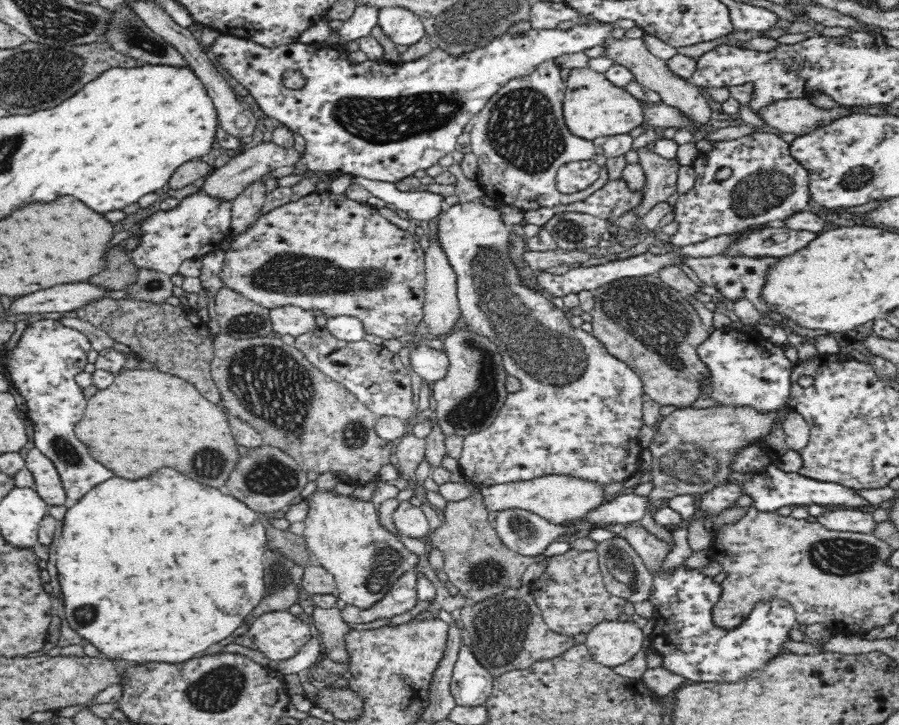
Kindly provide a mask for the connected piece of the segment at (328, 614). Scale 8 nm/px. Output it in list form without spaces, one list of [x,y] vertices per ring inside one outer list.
[[[308,595],[303,597],[303,600],[306,601],[306,609],[312,615],[318,634],[322,635],[321,642],[326,650],[324,656],[336,662],[348,663],[350,649],[348,649],[346,636],[355,629],[348,622],[343,622],[340,609],[336,607],[323,609],[312,604]]]

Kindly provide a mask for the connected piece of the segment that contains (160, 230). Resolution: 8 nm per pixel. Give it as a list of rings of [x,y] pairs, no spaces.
[[[198,190],[182,199],[174,210],[161,211],[140,223],[140,246],[132,251],[132,261],[139,268],[156,268],[170,277],[179,273],[180,264],[189,258],[201,258],[218,249],[232,229],[234,199],[220,199]]]

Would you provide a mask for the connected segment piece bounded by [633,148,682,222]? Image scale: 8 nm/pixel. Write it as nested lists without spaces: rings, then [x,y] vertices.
[[[646,148],[636,149],[645,172],[645,184],[642,189],[640,204],[634,207],[636,218],[642,218],[658,203],[665,202],[677,192],[678,170],[682,164],[678,158],[666,159]]]

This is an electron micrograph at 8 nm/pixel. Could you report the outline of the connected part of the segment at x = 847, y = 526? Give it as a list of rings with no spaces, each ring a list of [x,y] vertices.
[[[834,509],[818,515],[816,520],[828,530],[872,533],[876,530],[878,522],[872,513],[858,509]]]

